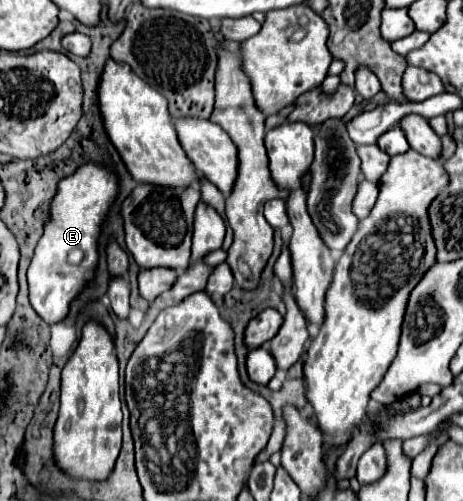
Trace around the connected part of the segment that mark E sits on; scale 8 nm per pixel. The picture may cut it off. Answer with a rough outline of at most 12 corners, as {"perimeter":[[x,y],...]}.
{"perimeter":[[85,165],[59,183],[27,271],[59,323],[99,257],[117,177]]}

